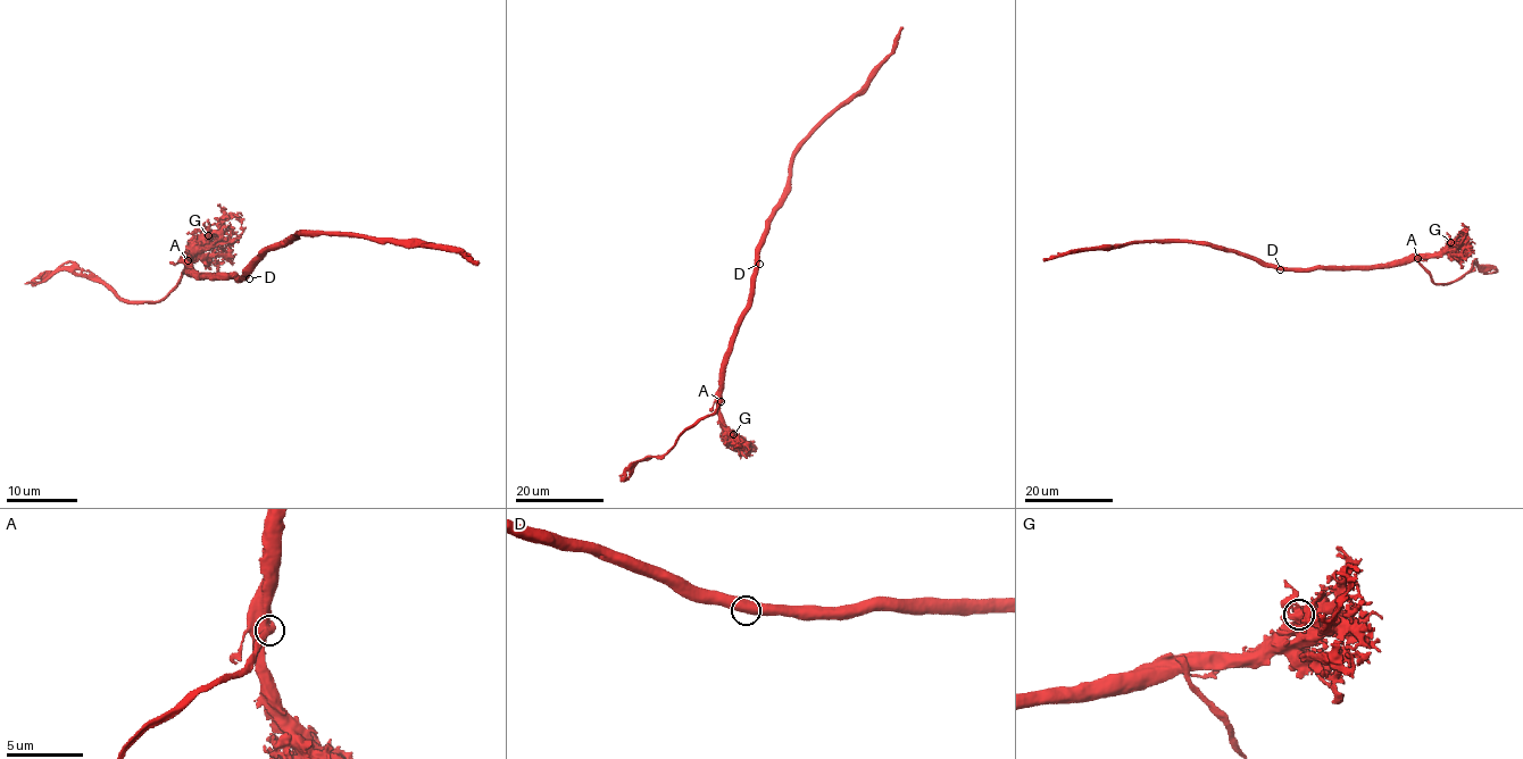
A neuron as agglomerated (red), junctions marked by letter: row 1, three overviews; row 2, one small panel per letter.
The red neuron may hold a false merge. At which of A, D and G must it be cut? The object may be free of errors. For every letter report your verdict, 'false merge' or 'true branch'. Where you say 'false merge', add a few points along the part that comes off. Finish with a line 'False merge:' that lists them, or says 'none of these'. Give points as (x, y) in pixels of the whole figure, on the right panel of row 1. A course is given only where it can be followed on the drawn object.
A: true branch
D: true branch
G: true branch
False merge: none of these

